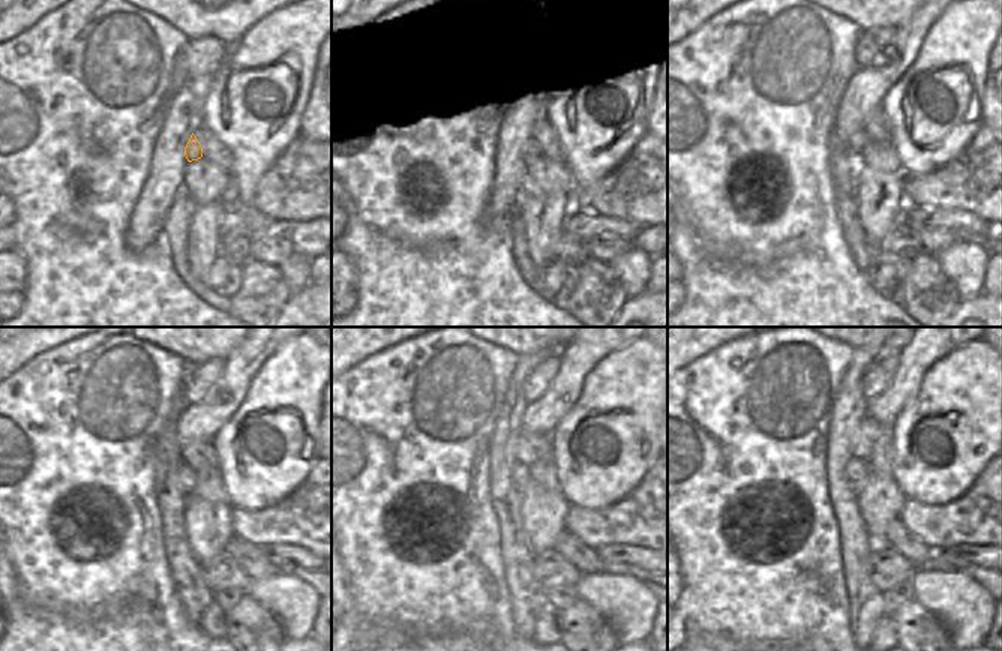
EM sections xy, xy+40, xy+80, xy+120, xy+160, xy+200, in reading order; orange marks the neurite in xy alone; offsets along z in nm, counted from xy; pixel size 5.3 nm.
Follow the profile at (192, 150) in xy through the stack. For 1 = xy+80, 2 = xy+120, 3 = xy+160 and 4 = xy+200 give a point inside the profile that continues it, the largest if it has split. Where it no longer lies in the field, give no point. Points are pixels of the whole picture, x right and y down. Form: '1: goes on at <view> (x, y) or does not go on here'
1: goes on at xy+80 (858, 143)
2: goes on at xy+120 (186, 477)
3: goes on at xy+160 (521, 479)
4: goes on at xy+200 (855, 471)

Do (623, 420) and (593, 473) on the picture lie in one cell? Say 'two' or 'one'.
one

